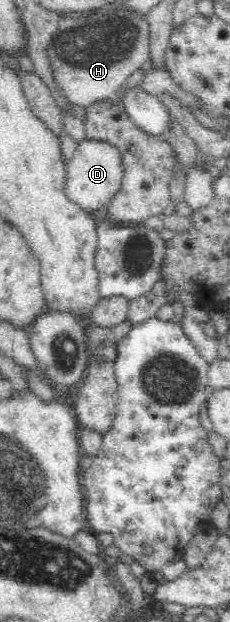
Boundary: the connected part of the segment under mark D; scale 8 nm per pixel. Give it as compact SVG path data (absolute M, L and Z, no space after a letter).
M88 138L78 141L65 169L65 195L87 213L93 214L96 210L105 208L121 188L123 180L121 154L109 142Z

